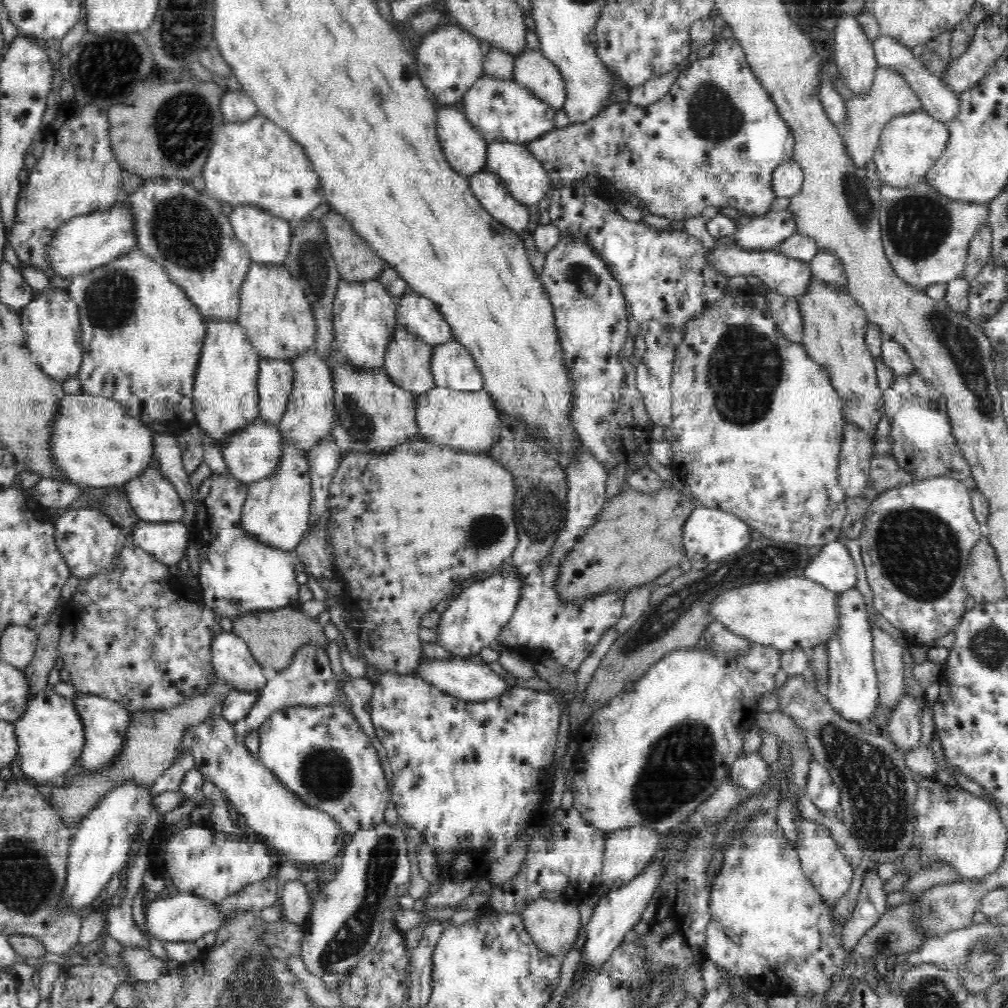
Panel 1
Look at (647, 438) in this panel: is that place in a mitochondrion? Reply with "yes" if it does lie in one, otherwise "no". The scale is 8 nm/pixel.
no

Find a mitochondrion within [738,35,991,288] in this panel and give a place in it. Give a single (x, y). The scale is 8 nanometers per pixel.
(917, 225)

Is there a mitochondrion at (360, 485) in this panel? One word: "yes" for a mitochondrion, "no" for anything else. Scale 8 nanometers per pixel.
no

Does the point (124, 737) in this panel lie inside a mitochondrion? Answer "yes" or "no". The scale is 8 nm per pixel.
no

